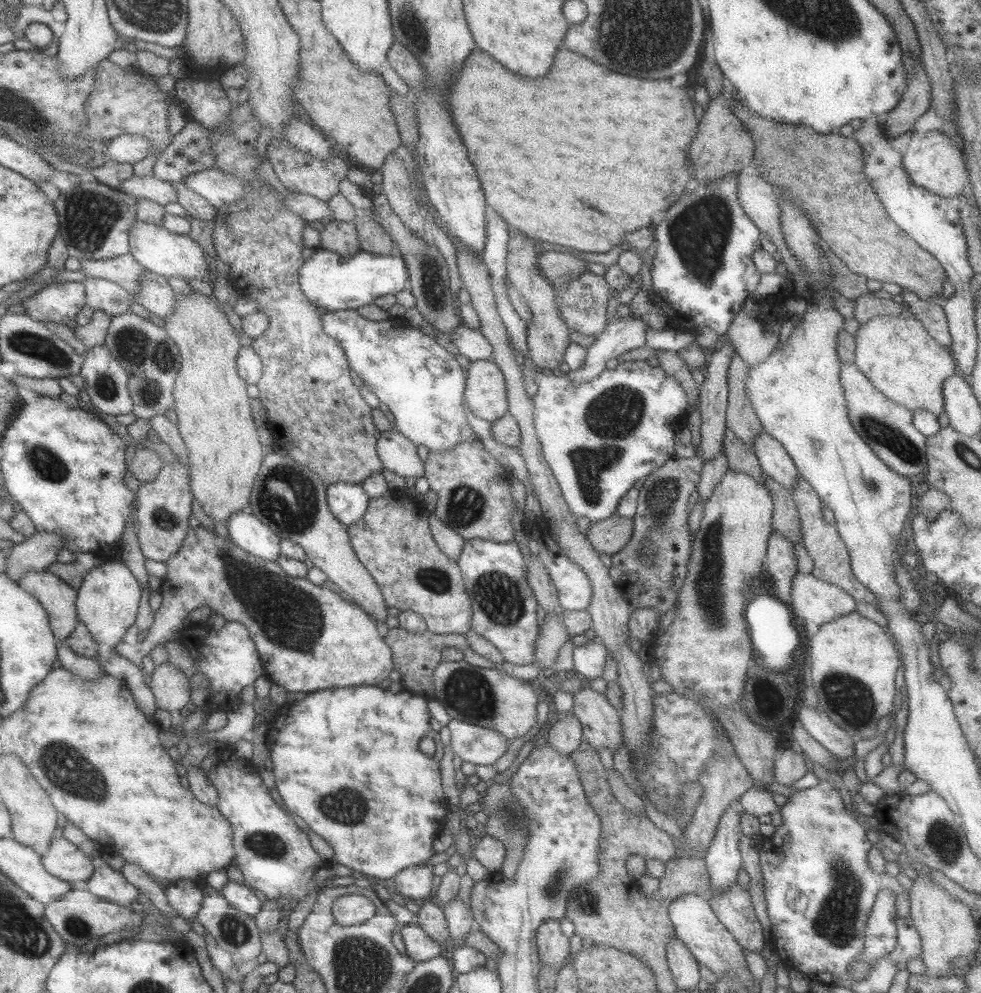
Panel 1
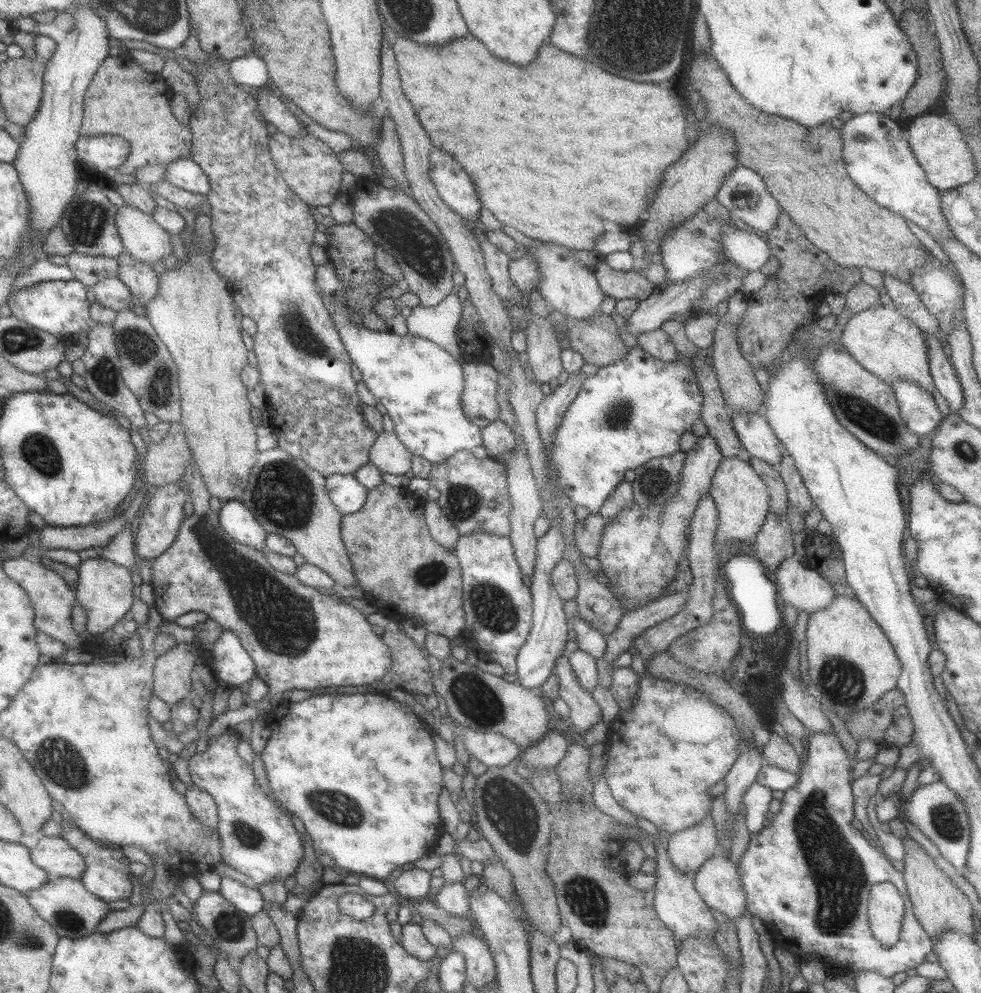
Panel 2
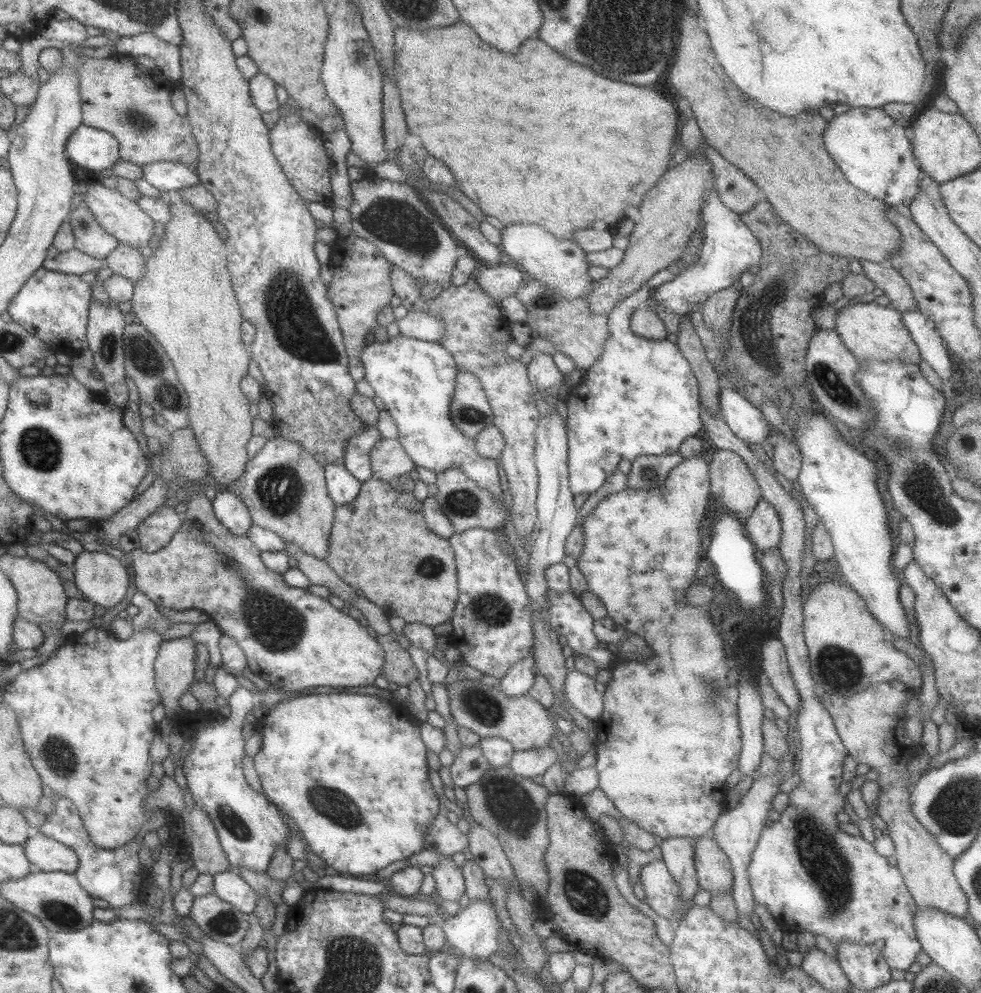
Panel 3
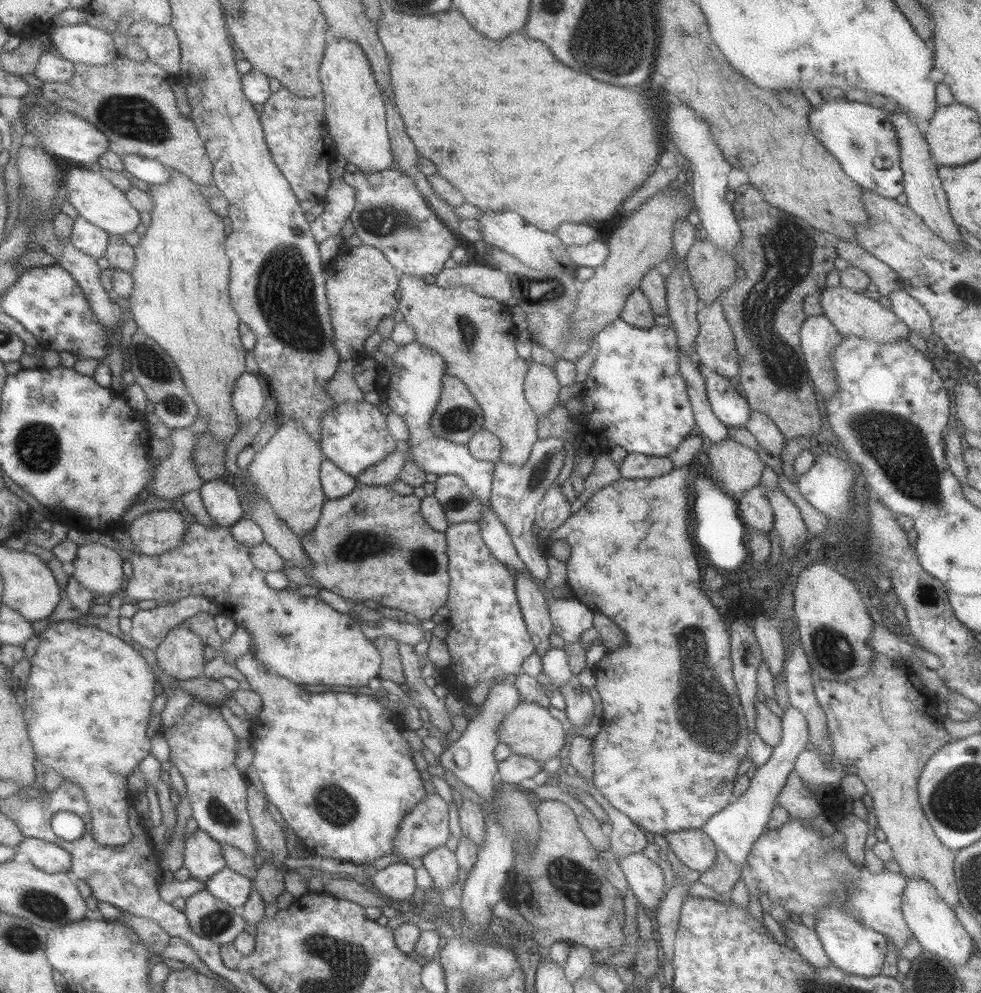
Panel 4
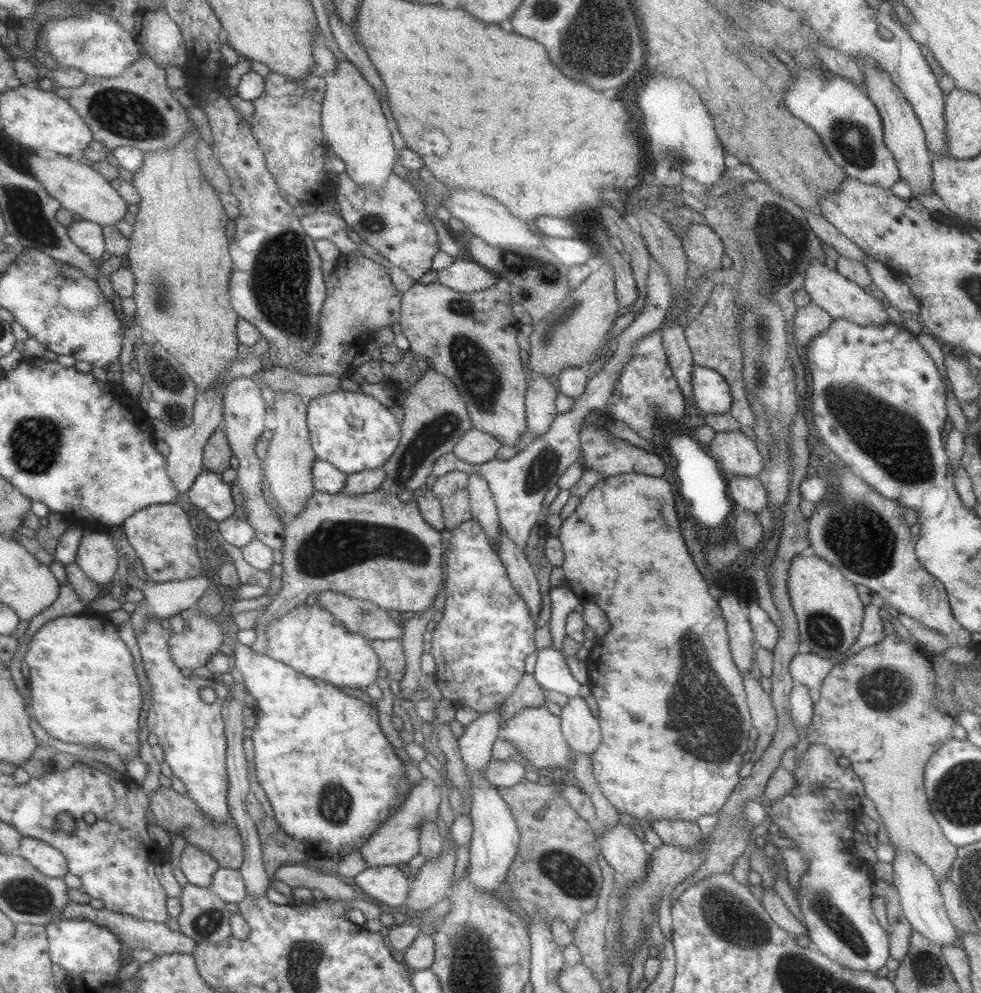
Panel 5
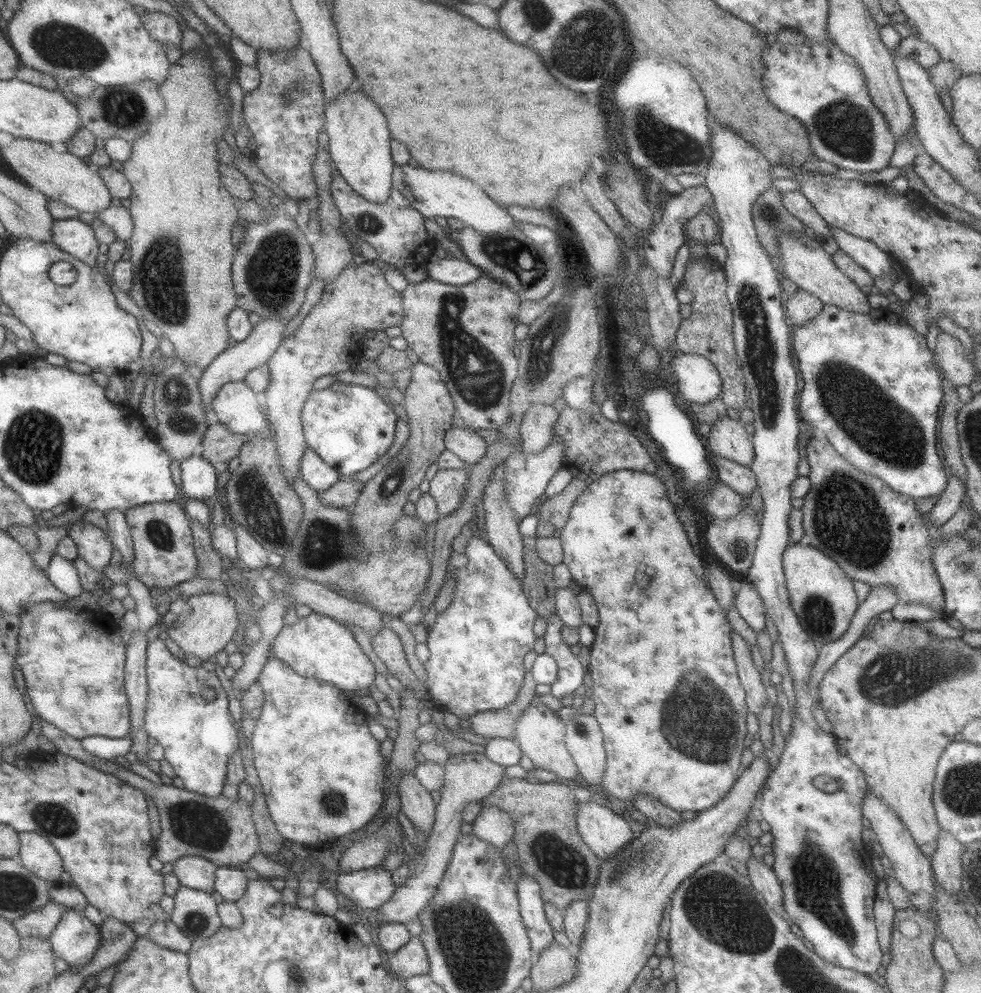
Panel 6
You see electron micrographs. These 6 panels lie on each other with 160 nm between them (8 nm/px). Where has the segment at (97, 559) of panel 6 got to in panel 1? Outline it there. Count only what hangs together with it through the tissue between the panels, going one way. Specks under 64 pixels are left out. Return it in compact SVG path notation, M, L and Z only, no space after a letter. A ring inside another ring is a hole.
M106 561L89 570L77 592L76 606L79 620L88 627L98 646L106 644L117 650L126 630L136 622L143 594L138 580L124 563Z

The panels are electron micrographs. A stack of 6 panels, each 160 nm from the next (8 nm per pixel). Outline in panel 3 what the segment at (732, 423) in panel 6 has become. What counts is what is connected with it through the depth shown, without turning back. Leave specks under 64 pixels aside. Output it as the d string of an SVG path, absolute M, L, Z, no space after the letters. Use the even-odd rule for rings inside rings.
M716 449L709 462L712 496L724 506L726 514L745 521L754 512L761 490L744 459L731 450Z

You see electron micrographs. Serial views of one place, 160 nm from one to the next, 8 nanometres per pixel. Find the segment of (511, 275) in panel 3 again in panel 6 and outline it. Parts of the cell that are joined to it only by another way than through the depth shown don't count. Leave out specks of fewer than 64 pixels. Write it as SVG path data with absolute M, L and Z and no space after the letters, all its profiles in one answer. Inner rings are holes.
M432 254L424 267L427 269L430 279L454 286L468 284L482 275L486 275L479 266L466 258L456 259L450 255L438 258Z

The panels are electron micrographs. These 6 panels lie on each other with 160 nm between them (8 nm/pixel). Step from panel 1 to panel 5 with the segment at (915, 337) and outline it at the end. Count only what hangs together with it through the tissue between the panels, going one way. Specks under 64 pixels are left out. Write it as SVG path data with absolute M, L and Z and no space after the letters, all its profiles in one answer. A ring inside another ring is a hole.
M818 259L810 261L810 266L808 266L804 277L803 288L811 296L811 302L823 308L833 319L844 318L848 322L854 322L862 326L884 326L891 323L888 312L880 299L876 299L872 293L866 293L863 287L858 286L837 270L828 268L827 264Z

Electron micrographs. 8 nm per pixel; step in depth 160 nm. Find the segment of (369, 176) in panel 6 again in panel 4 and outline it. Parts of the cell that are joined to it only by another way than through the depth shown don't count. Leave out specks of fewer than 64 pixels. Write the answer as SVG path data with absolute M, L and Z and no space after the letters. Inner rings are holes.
M335 38L326 46L319 78L325 95L325 123L338 154L362 173L380 173L390 169L394 157L387 129L383 90L362 48L346 39Z

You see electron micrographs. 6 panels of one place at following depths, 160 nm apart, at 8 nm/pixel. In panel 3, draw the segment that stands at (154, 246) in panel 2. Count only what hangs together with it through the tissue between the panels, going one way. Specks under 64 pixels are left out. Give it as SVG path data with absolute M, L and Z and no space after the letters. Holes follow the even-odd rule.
M90 182L88 189L83 193L82 203L90 209L102 228L124 243L139 250L139 246L148 245L154 235L154 221L144 212L136 201L122 196L114 189L106 188L101 182Z

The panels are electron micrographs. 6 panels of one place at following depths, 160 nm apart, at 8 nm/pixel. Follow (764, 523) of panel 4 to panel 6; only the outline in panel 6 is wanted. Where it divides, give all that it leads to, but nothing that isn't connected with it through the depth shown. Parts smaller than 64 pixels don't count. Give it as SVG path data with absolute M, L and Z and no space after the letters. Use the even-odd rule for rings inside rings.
M709 450L709 460L716 470L716 478L738 493L742 498L750 497L753 490L758 487L757 476L750 465L734 462L729 458L721 457Z

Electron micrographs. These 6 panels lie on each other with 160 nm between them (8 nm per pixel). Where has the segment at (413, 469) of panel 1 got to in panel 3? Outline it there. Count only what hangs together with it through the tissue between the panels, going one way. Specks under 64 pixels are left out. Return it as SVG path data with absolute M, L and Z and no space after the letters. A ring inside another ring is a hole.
M384 438L372 452L372 478L390 482L416 468L398 439Z

